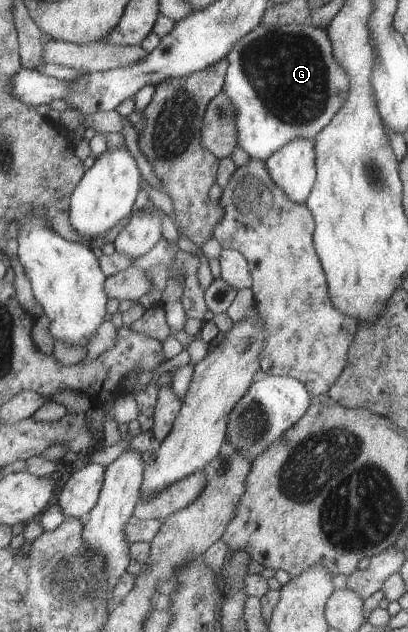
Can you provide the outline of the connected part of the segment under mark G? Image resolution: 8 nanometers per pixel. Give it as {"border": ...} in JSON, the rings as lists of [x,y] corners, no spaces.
{"border":[[[261,24],[230,51],[224,93],[238,109],[239,146],[251,159],[266,161],[294,139],[315,139],[348,99],[350,75],[334,57],[326,28]]]}

